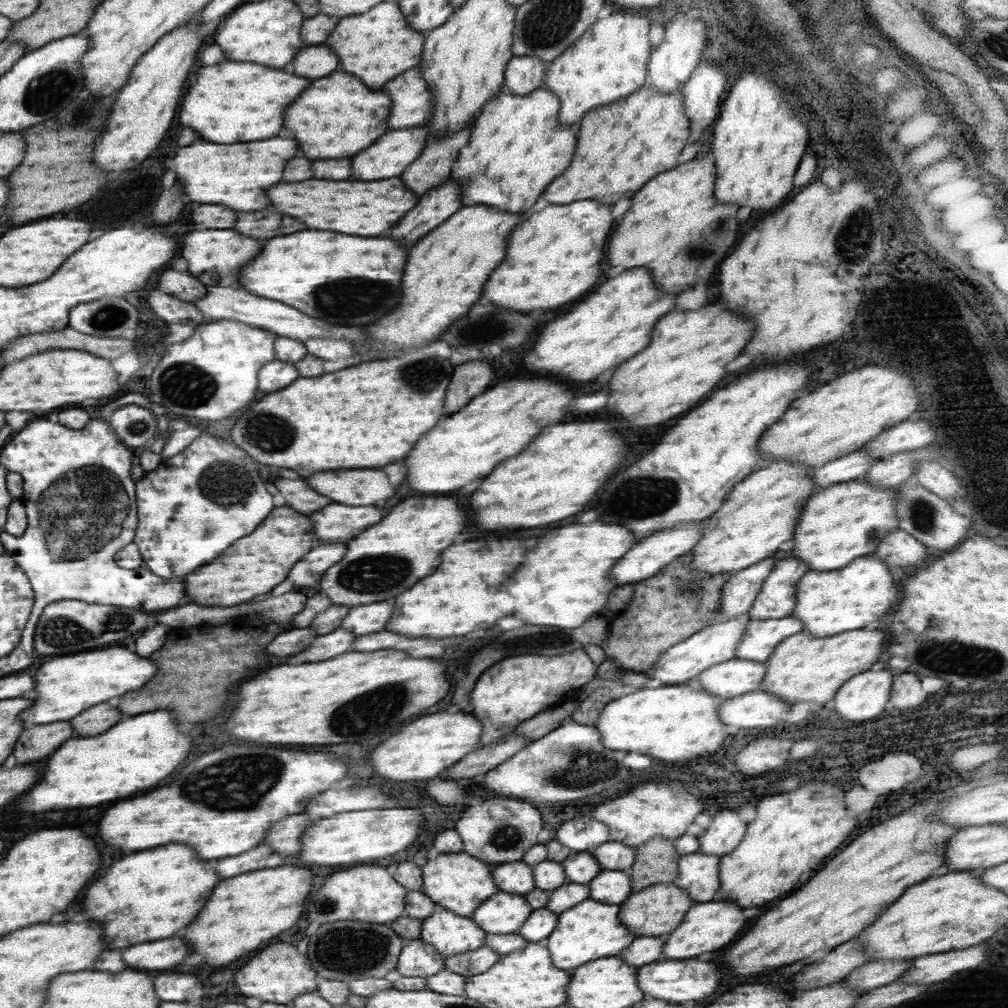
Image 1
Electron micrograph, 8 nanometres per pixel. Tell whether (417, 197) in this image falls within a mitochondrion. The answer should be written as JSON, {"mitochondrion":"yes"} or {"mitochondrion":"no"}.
{"mitochondrion":"no"}

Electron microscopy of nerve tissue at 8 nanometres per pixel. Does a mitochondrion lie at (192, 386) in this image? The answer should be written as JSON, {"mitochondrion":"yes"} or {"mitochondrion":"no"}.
{"mitochondrion":"yes"}

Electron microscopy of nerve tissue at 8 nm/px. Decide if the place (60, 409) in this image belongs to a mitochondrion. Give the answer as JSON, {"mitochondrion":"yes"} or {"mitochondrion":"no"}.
{"mitochondrion":"no"}

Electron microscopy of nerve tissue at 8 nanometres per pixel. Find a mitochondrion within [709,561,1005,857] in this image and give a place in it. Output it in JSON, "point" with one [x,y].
{"point":[968,651]}

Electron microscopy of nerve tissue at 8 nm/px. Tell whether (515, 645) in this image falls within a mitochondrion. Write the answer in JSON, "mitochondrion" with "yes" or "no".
{"mitochondrion":"no"}

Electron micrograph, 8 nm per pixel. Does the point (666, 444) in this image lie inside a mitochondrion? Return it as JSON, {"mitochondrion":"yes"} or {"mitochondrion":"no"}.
{"mitochondrion":"no"}

